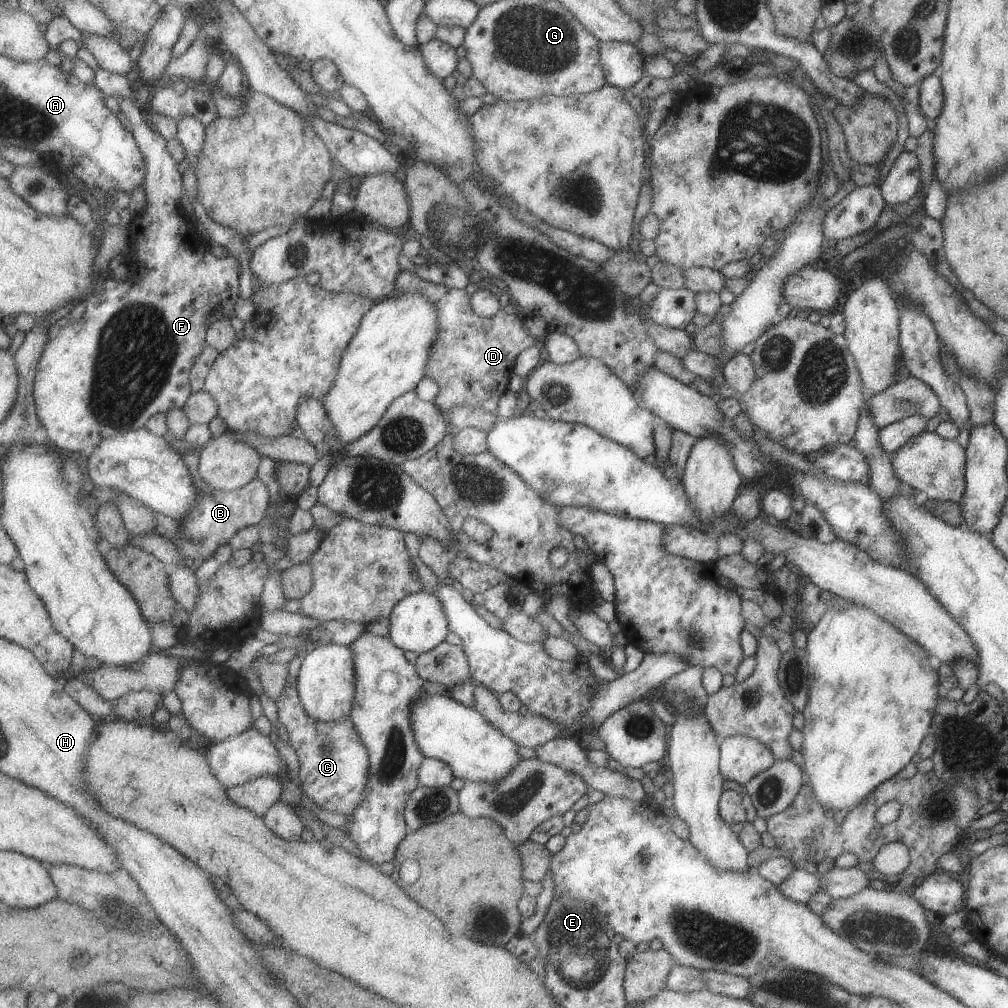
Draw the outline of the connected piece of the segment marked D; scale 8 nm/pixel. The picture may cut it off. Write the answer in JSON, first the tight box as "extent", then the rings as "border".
{"extent":[396,271,537,414],"border":[[[408,271],[399,274],[396,284],[396,296],[419,292],[437,304],[442,328],[438,342],[432,349],[426,376],[439,386],[435,398],[438,407],[448,412],[455,406],[471,406],[497,414],[499,400],[509,390],[517,356],[537,344],[536,338],[526,327],[523,315],[520,312],[510,315],[501,310],[493,317],[482,317],[474,311],[472,296],[467,294],[467,290],[437,285]]]}

